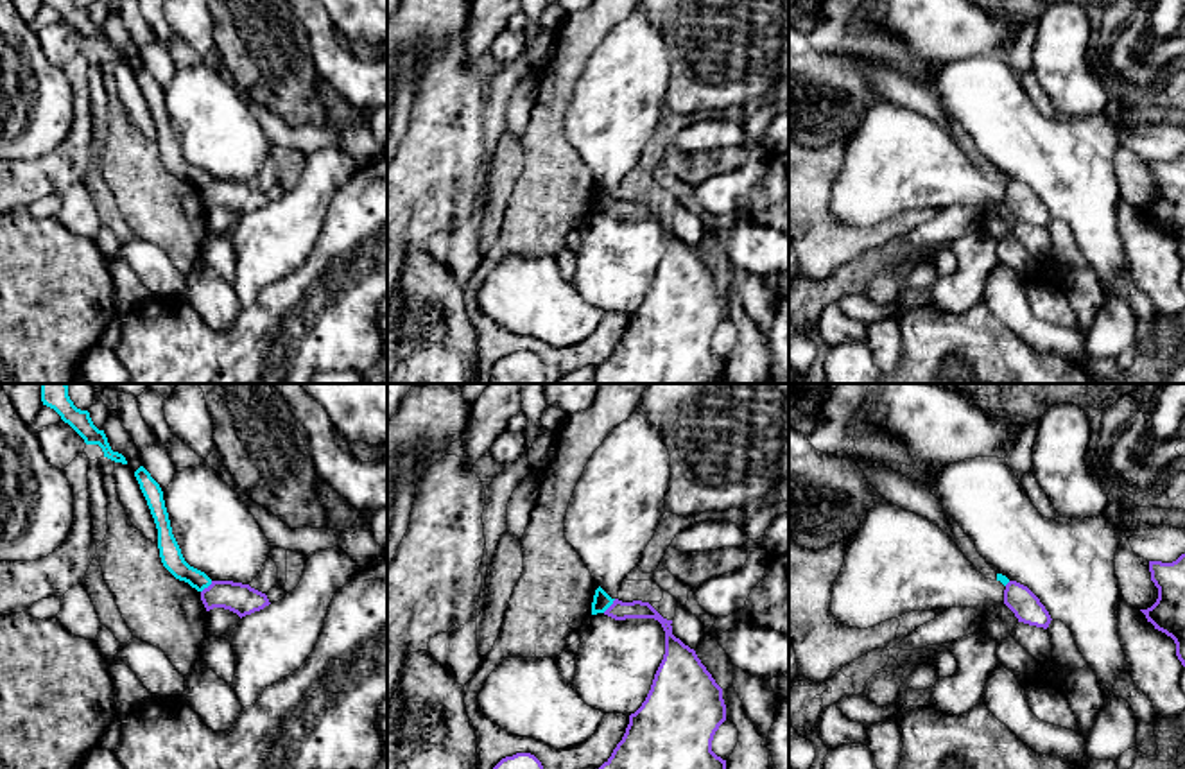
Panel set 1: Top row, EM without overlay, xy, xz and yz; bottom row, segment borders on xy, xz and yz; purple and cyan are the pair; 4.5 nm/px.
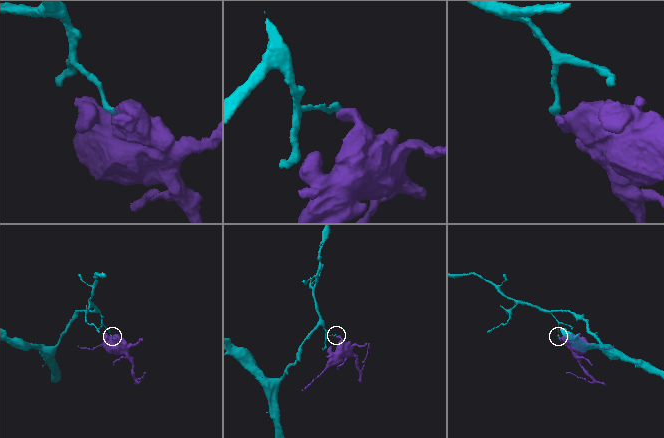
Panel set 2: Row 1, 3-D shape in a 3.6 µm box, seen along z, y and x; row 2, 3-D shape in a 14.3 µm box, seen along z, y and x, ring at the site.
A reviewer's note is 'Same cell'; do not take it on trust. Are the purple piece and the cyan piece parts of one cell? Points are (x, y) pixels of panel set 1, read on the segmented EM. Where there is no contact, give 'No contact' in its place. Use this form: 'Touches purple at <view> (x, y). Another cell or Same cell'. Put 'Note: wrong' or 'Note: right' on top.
Note: wrong
Touches purple at xz (610, 606). Another cell

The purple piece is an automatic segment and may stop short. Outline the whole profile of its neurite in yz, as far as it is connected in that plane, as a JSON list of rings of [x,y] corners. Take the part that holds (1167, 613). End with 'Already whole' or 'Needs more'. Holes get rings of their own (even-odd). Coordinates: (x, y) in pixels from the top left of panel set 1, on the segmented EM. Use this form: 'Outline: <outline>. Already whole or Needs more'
Outline: [[[1185,554],[1172,563],[1149,561],[1149,572],[1158,599],[1140,611],[1155,629],[1174,640],[1176,656],[1185,667]]]. Already whole

